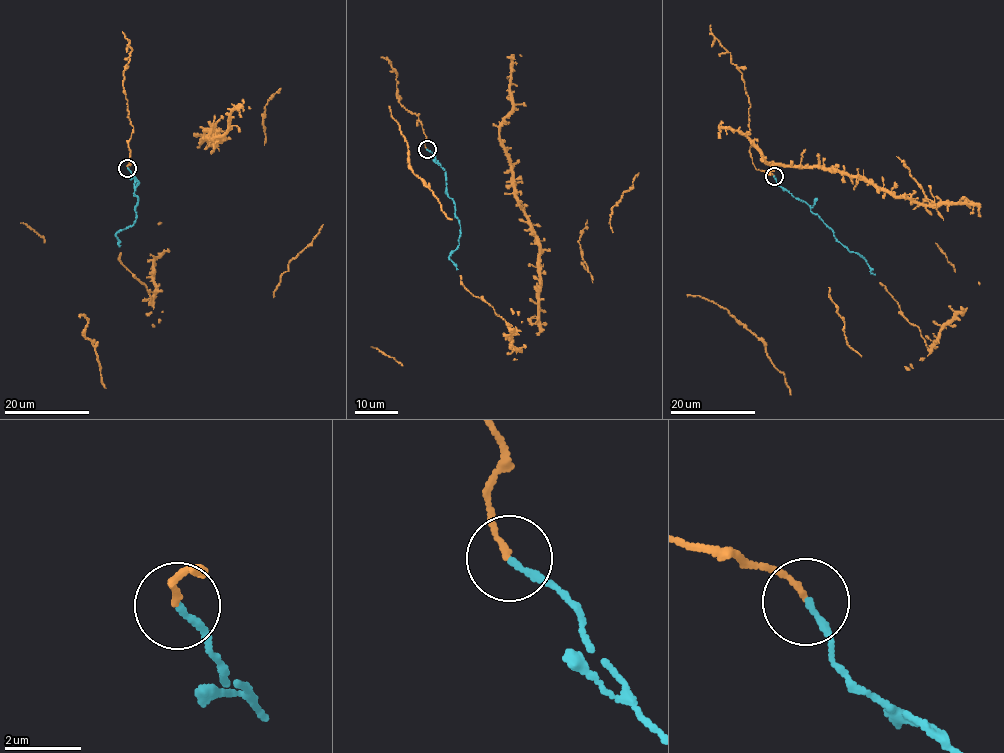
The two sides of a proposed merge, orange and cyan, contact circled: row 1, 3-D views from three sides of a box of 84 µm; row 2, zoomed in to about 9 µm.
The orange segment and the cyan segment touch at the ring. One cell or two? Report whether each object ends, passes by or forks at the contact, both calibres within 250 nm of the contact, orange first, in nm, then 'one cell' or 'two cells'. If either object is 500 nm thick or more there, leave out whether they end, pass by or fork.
orange ends | cyan ends | 120/170 nm | one cell

